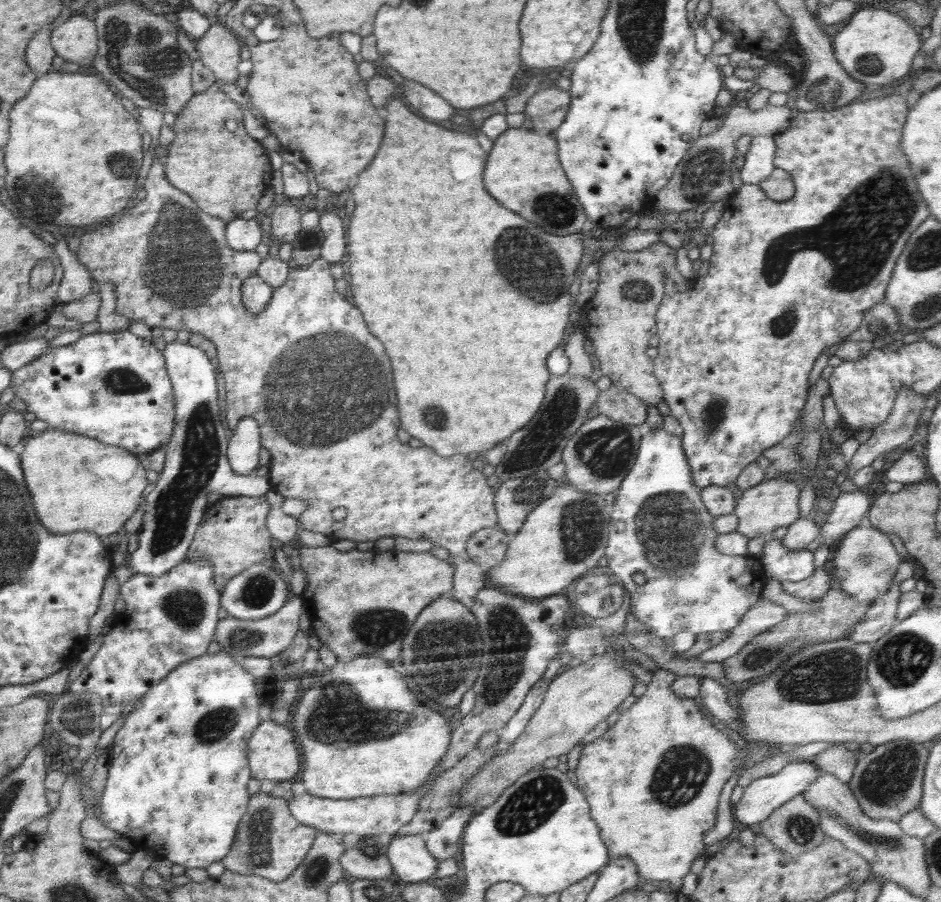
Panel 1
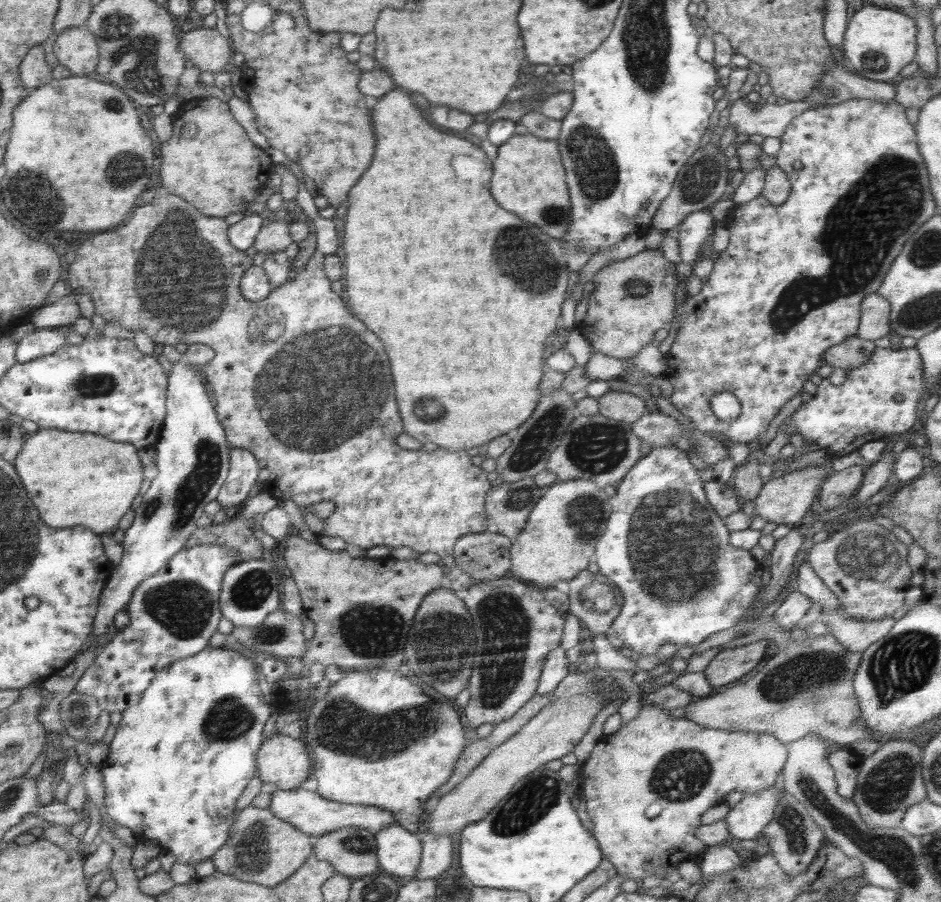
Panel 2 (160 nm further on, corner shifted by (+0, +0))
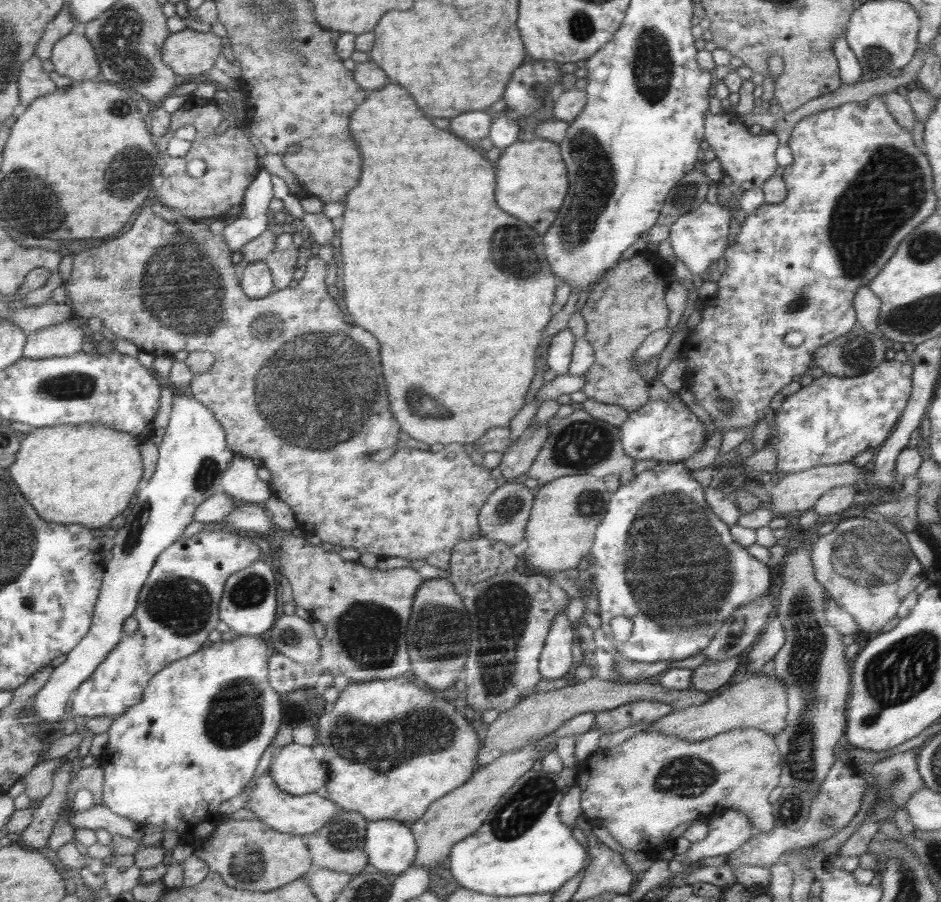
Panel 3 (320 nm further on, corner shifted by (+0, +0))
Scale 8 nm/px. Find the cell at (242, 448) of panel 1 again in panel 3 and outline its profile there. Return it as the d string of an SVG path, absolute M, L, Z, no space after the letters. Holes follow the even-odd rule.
M239 454L222 477L222 492L235 499L260 504L267 501L272 492L269 484L257 477L252 458Z

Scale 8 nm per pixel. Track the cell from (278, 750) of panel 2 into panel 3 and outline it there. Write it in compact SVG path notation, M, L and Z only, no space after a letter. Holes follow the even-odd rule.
M410 677L350 682L340 692L332 710L328 708L328 712L320 716L314 727L315 745L326 748L330 781L326 778L326 766L320 764L320 760L314 760L312 748L295 743L280 750L268 774L288 794L316 793L325 786L327 799L334 801L342 809L361 813L368 822L395 820L412 828L434 801L465 785L480 768L477 764L478 750L481 750L480 740L466 718L462 718L462 714L454 710L454 703L440 700L438 696L434 696L434 692L424 692L422 688L410 684Z

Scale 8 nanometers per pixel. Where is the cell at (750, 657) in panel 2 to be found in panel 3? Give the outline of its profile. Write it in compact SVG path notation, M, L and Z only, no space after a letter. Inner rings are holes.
M740 655L714 662L704 661L702 665L693 670L692 688L708 693L720 688L726 678L730 678L740 664Z

